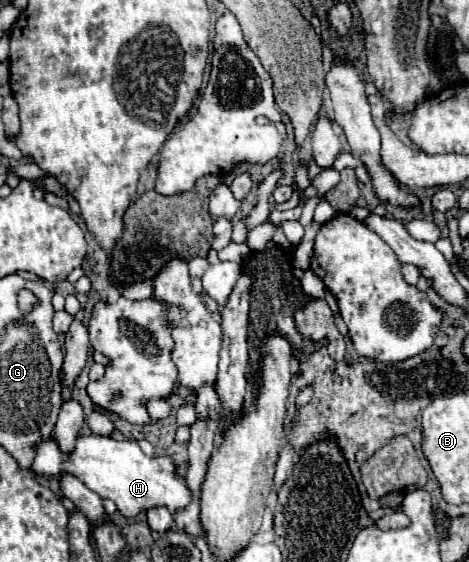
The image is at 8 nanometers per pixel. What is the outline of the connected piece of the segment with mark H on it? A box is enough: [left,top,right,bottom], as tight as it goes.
[30,435,192,517]

